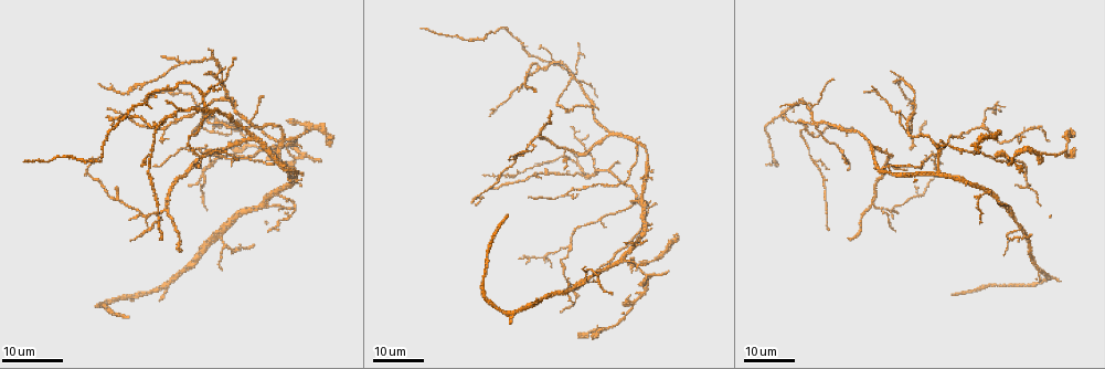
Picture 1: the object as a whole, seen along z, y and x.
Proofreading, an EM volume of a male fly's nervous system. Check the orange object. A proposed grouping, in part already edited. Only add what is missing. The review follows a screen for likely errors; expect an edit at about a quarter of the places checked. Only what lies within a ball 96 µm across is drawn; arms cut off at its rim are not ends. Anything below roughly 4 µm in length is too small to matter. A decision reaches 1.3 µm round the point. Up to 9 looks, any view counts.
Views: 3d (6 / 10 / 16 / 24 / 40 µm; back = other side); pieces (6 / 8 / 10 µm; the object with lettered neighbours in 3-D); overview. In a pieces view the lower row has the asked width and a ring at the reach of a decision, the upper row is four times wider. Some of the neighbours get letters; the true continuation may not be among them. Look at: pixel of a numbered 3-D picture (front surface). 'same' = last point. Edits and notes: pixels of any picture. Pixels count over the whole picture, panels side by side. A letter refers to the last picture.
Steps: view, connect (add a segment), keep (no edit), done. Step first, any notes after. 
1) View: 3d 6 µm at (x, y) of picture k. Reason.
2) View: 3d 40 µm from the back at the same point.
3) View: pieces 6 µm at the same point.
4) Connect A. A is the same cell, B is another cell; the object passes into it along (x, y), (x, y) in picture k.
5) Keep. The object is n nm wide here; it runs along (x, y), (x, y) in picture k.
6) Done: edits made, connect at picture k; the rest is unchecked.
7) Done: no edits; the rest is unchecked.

View: 3d 16 µm at (899, 110) of picture 1. Branch stops here.

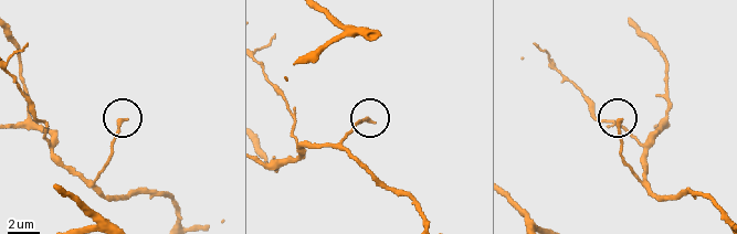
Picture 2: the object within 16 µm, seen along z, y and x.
View: pieces 6 µm at (125, 120) of picture 2.

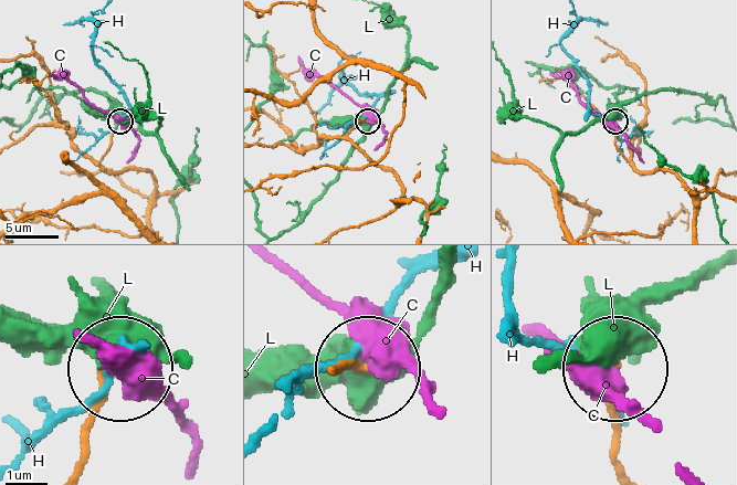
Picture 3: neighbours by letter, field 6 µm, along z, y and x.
Keep. C, H and L are other cells; it runs along (402, 199), (396, 175), (348, 138), (366, 122) in picture 3; no lettered segment goes on from it.

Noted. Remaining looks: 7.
View: 3d 16 µm at (306, 131) of picture 1. Free end.

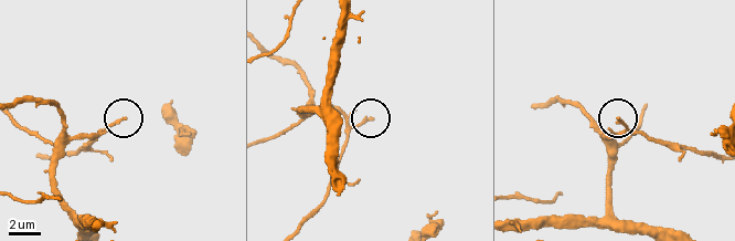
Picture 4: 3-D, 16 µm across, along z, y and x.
View: pieces 6 µm at (620, 117) of picture 4.

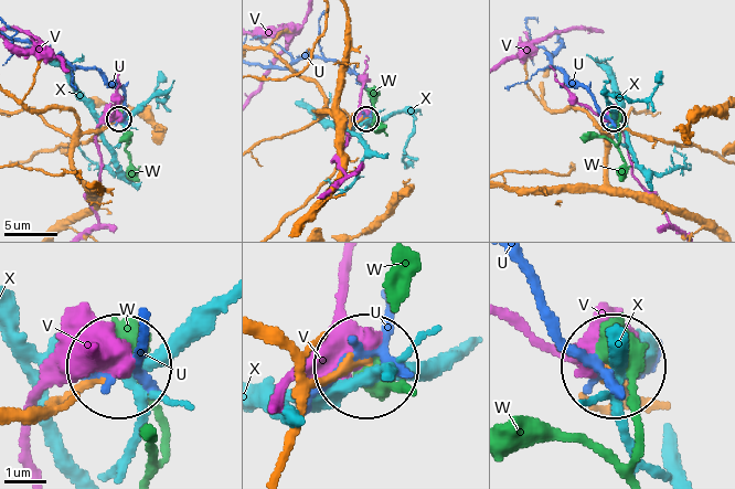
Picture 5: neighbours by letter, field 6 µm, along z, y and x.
Keep. U, V, W and X are other cells; it runs along (21, 423), (113, 367) in picture 5; no lettered segment goes on from it.

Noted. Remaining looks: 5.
View: 3d 16 µm at (624, 302) of picture 1. Branch stops here.

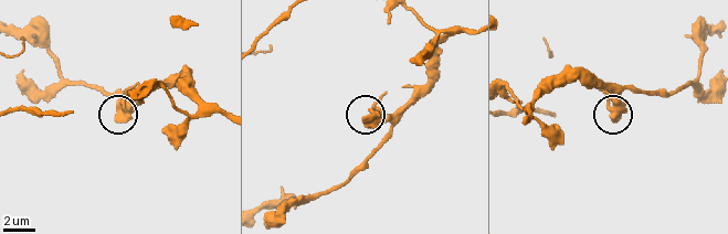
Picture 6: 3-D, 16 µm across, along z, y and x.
View: pieces 10 µm at (366, 119) of picture 6.

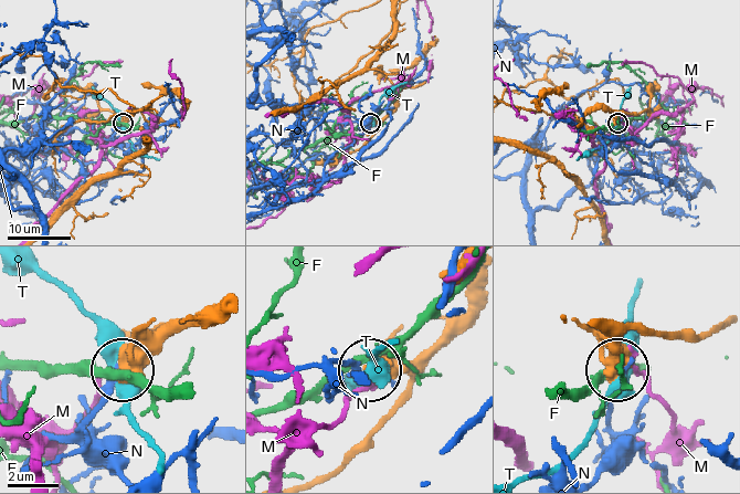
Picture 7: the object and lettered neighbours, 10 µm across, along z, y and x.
Keep. F, M, N and T are other cells; no lettered segment goes on from it.

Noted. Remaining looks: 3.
View: 3d 16 µm at (577, 336) of picture 1. Free end.

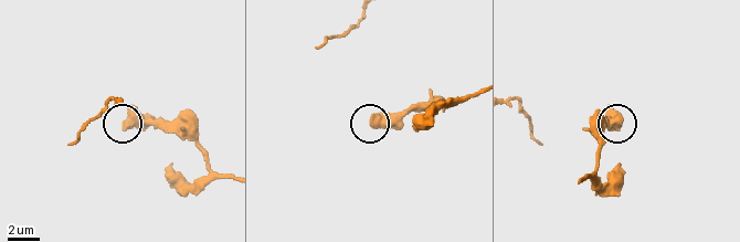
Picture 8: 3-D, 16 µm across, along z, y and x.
View: pieces 8 µm at (372, 123) of picture 8.

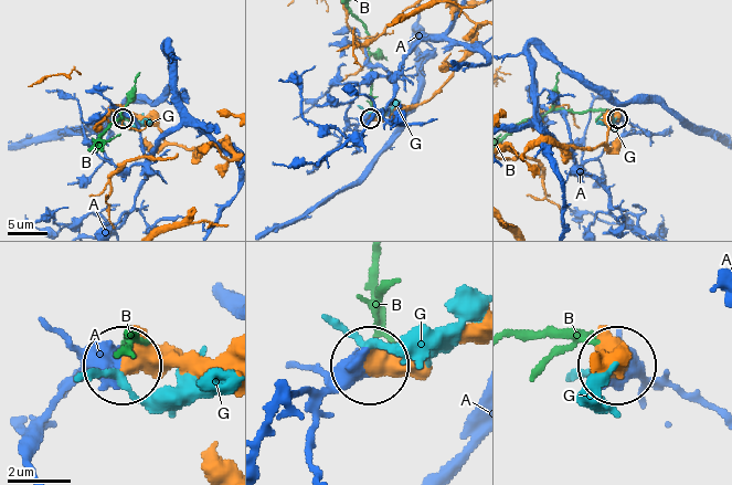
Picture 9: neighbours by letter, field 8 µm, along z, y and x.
Keep. The object is 530 nm wide here; A, B and G are other cells; none of them fits.

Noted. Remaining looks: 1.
Done: no edits; the rest is unchecked.

